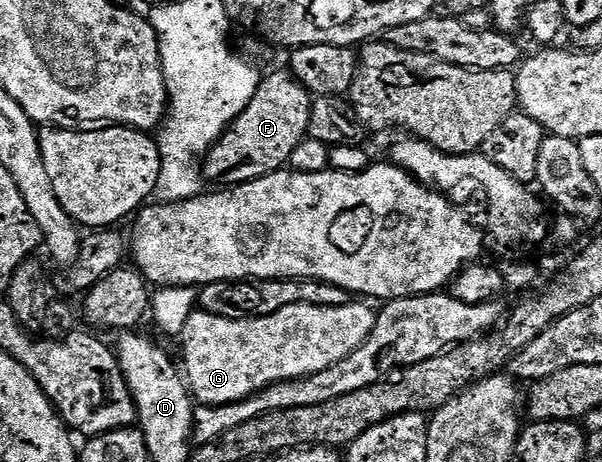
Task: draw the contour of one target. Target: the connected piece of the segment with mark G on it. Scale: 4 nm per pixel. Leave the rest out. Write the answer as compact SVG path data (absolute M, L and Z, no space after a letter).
M352 303L342 305L341 307L317 307L316 305L294 305L293 307L285 307L281 311L277 311L268 317L258 317L257 319L249 319L248 321L238 321L237 319L225 319L218 317L212 313L197 311L193 315L189 315L189 323L185 323L185 331L181 338L183 344L183 365L181 361L181 369L185 374L185 380L191 390L191 396L200 405L223 405L231 404L234 401L245 400L247 397L259 393L265 387L269 387L273 383L281 383L282 381L292 381L298 377L308 377L317 371L325 371L325 367L333 367L333 363L341 363L341 359L345 359L353 351L357 351L357 347L361 347L361 343L365 343L365 339L373 331L376 310L370 309L370 304Z

